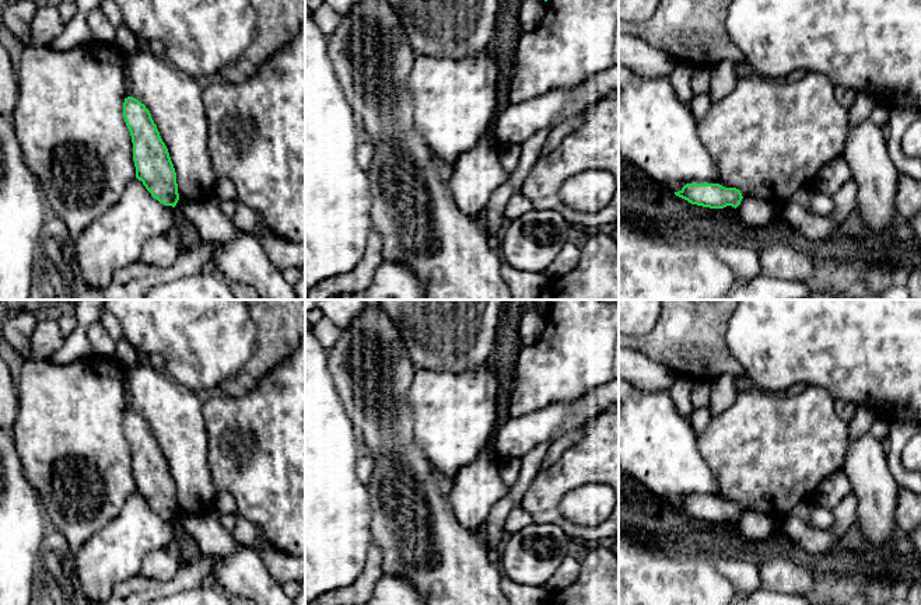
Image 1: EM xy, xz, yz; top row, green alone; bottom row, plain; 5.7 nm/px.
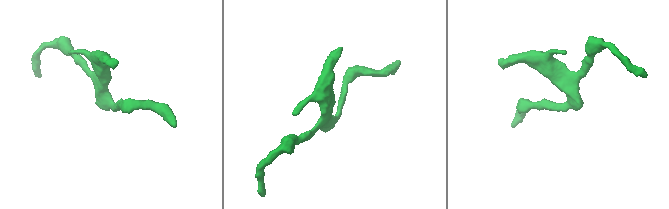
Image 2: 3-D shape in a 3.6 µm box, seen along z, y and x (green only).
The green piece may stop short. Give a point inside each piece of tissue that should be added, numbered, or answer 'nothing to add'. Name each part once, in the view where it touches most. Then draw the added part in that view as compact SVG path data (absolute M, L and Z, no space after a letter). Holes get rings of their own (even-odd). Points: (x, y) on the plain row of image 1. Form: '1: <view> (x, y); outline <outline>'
nothing to add

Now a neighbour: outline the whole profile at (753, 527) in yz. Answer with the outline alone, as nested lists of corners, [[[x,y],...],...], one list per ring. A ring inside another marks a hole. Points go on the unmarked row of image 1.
[[[745,510],[736,525],[739,538],[749,543],[766,542],[777,534],[777,518],[756,510]]]

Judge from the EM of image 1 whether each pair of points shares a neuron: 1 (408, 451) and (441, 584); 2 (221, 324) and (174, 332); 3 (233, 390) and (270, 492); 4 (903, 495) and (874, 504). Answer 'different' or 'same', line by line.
1: same
2: same
3: different
4: different

